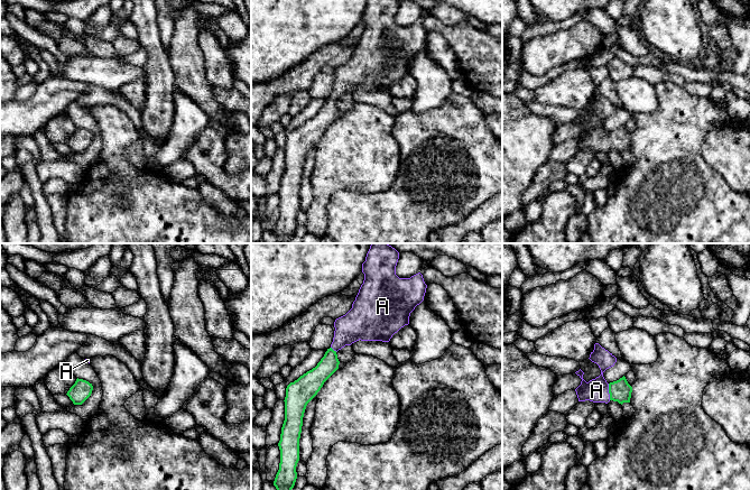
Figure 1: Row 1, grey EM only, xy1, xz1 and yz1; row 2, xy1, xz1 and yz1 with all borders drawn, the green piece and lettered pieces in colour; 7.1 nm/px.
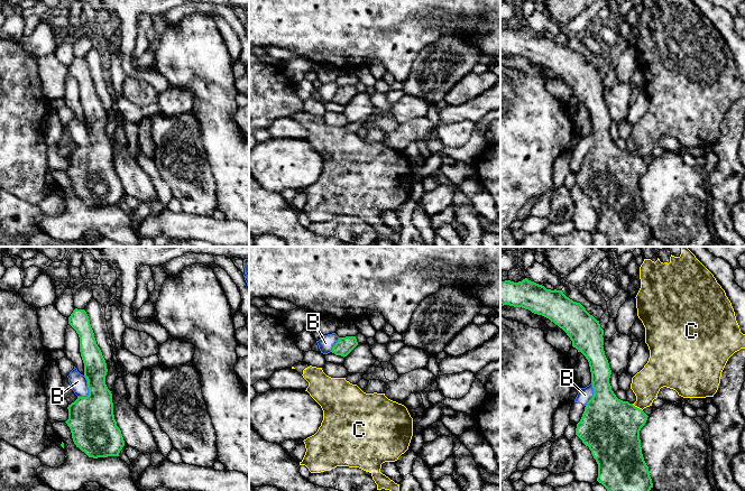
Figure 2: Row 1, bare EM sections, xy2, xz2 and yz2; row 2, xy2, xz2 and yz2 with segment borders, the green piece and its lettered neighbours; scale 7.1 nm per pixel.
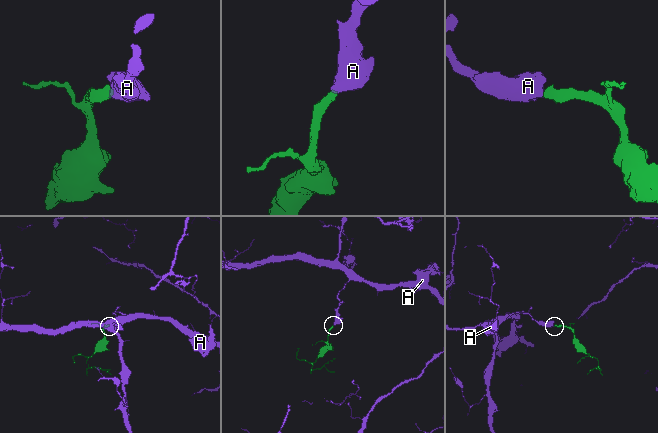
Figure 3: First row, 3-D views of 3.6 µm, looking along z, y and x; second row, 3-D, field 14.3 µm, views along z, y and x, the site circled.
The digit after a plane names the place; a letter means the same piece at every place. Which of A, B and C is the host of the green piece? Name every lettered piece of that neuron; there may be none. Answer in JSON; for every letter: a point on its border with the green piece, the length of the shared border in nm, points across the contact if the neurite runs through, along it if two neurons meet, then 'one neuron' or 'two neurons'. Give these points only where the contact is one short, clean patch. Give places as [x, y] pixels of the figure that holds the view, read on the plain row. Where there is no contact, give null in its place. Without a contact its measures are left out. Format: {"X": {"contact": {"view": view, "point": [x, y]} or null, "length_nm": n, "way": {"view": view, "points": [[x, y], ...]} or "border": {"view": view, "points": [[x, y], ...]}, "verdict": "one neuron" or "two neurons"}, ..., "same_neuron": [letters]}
{"A": {"contact": {"view": "yz1", "point": [609, 140]}, "length_nm": 120, "way": {"view": "yz1", "points": [[620, 139], [609, 140], [596, 139]]}, "verdict": "one neuron"}, "B": {"contact": {"view": "xy2", "point": [89, 139]}, "length_nm": 170, "border": {"view": "xy2", "points": [[83, 124], [88, 131], [88, 144], [77, 146]]}, "verdict": "two neurons"}, "C": {"contact": {"view": "yz2", "point": [636, 156]}, "length_nm": 90, "border": {"view": "yz2", "points": [[632, 153], [642, 159]]}, "verdict": "two neurons"}, "same_neuron": ["A"]}

